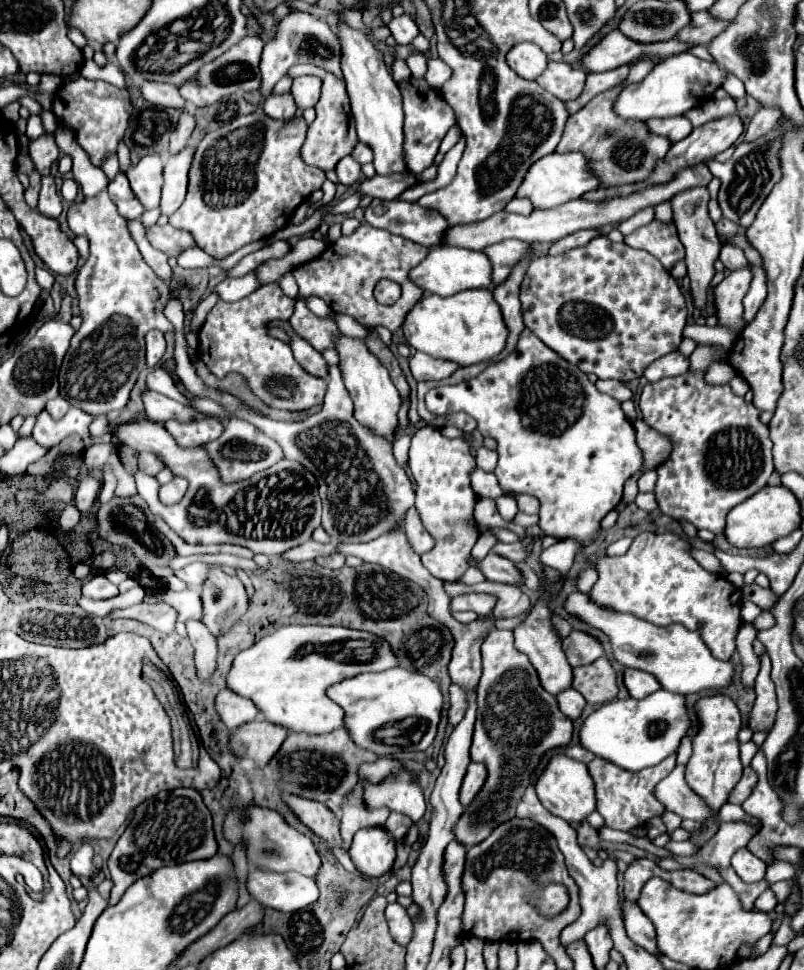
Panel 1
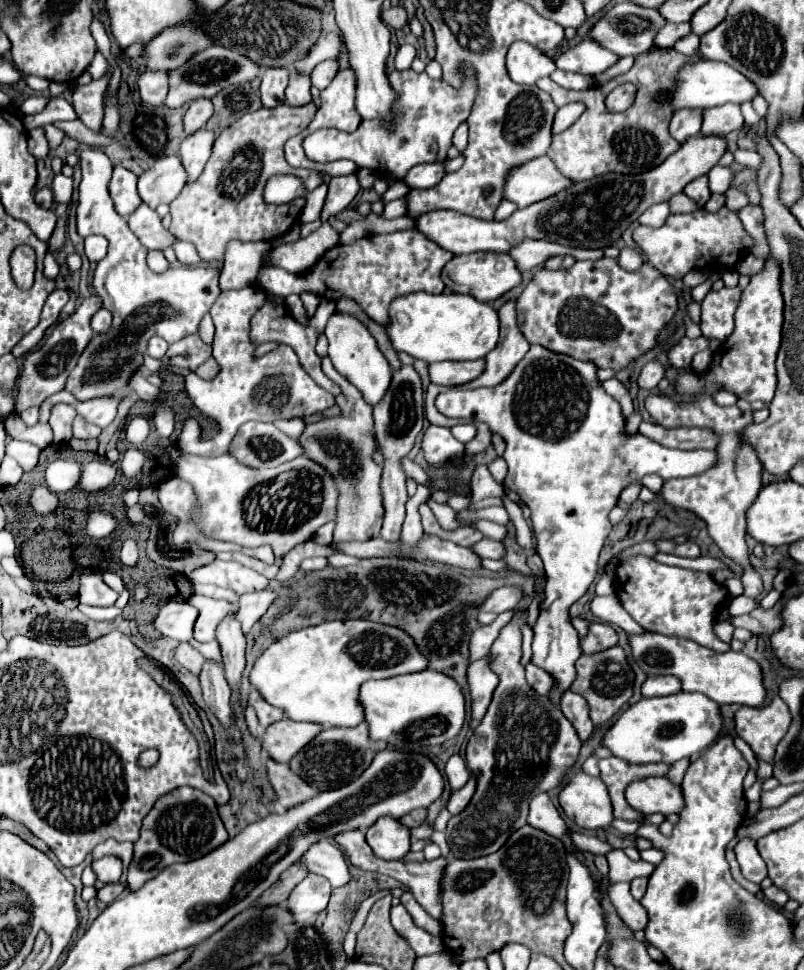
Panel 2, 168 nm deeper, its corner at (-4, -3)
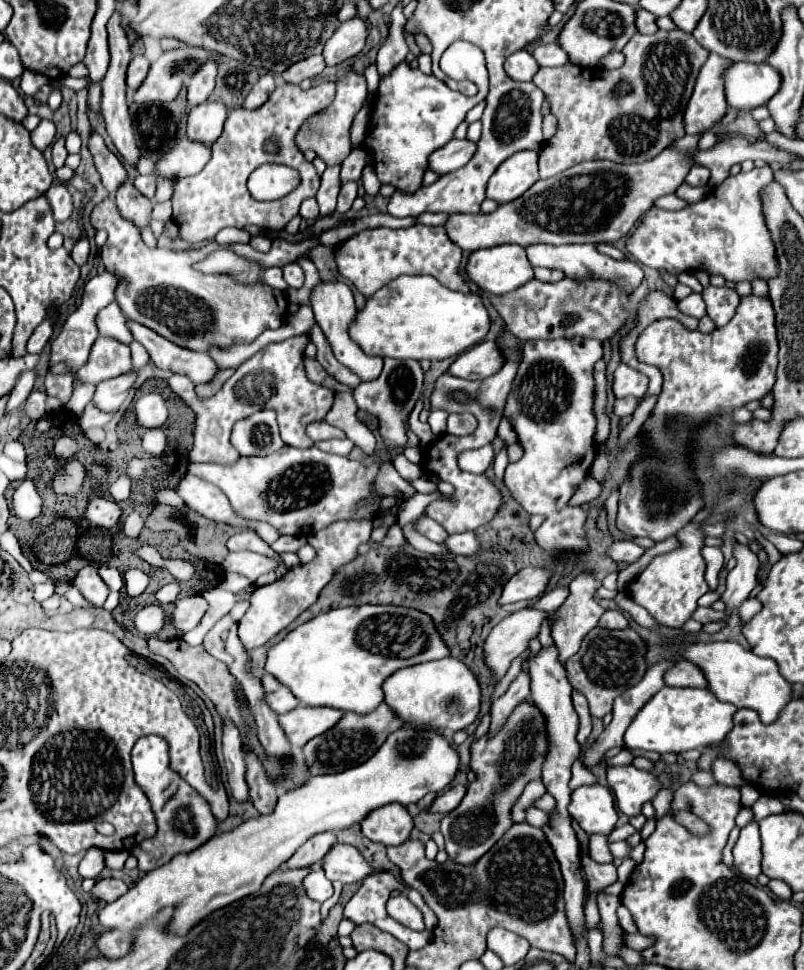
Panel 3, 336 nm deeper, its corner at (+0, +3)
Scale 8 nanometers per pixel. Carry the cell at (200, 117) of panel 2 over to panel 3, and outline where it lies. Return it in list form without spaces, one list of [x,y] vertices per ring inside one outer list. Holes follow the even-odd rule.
[[[206,61],[194,75],[188,85],[188,103],[190,107],[196,107],[196,103],[204,103],[208,95],[214,89],[214,79],[216,79],[216,61]]]

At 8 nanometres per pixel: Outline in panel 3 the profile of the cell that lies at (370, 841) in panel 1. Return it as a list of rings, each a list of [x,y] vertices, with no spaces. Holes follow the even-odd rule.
[[[388,803],[378,807],[362,819],[362,833],[370,841],[378,841],[382,845],[398,845],[410,837],[414,823],[408,815],[406,807],[400,803]]]

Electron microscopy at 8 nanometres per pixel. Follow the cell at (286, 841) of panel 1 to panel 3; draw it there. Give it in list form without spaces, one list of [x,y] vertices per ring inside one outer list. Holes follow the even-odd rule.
[[[336,845],[326,857],[324,857],[324,861],[322,861],[322,865],[324,865],[324,871],[326,871],[326,875],[328,875],[328,879],[330,881],[340,881],[340,883],[356,883],[356,881],[362,881],[362,879],[366,879],[366,877],[370,877],[370,875],[374,875],[374,873],[380,873],[380,871],[374,871],[374,867],[360,855],[360,851],[356,849],[356,847],[352,847],[352,845]]]

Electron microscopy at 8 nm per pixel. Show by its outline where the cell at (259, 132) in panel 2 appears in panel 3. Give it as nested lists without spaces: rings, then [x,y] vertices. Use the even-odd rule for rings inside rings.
[[[332,81],[314,85],[308,91],[304,91],[300,85],[282,83],[274,89],[270,99],[258,111],[230,111],[224,131],[214,143],[212,159],[206,163],[206,167],[198,175],[176,181],[176,189],[172,195],[172,205],[174,205],[172,221],[178,225],[180,235],[188,243],[200,243],[206,239],[214,239],[214,235],[224,227],[242,229],[244,225],[260,225],[274,231],[284,229],[288,221],[298,215],[300,203],[306,197],[316,195],[320,187],[320,175],[316,173],[314,165],[306,161],[302,151],[296,147],[294,137],[308,117],[324,111],[334,101],[334,95],[336,95],[336,83]],[[272,135],[276,135],[280,143],[280,151],[274,155],[264,151],[264,139]],[[264,163],[280,163],[296,169],[300,173],[300,185],[282,199],[256,201],[250,195],[246,183],[250,173]]]

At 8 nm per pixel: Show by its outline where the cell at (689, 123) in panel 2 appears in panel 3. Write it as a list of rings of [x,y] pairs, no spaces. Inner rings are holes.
[[[710,53],[696,79],[694,93],[684,113],[684,125],[688,135],[698,135],[712,129],[728,111],[724,95],[724,73],[732,61]]]

